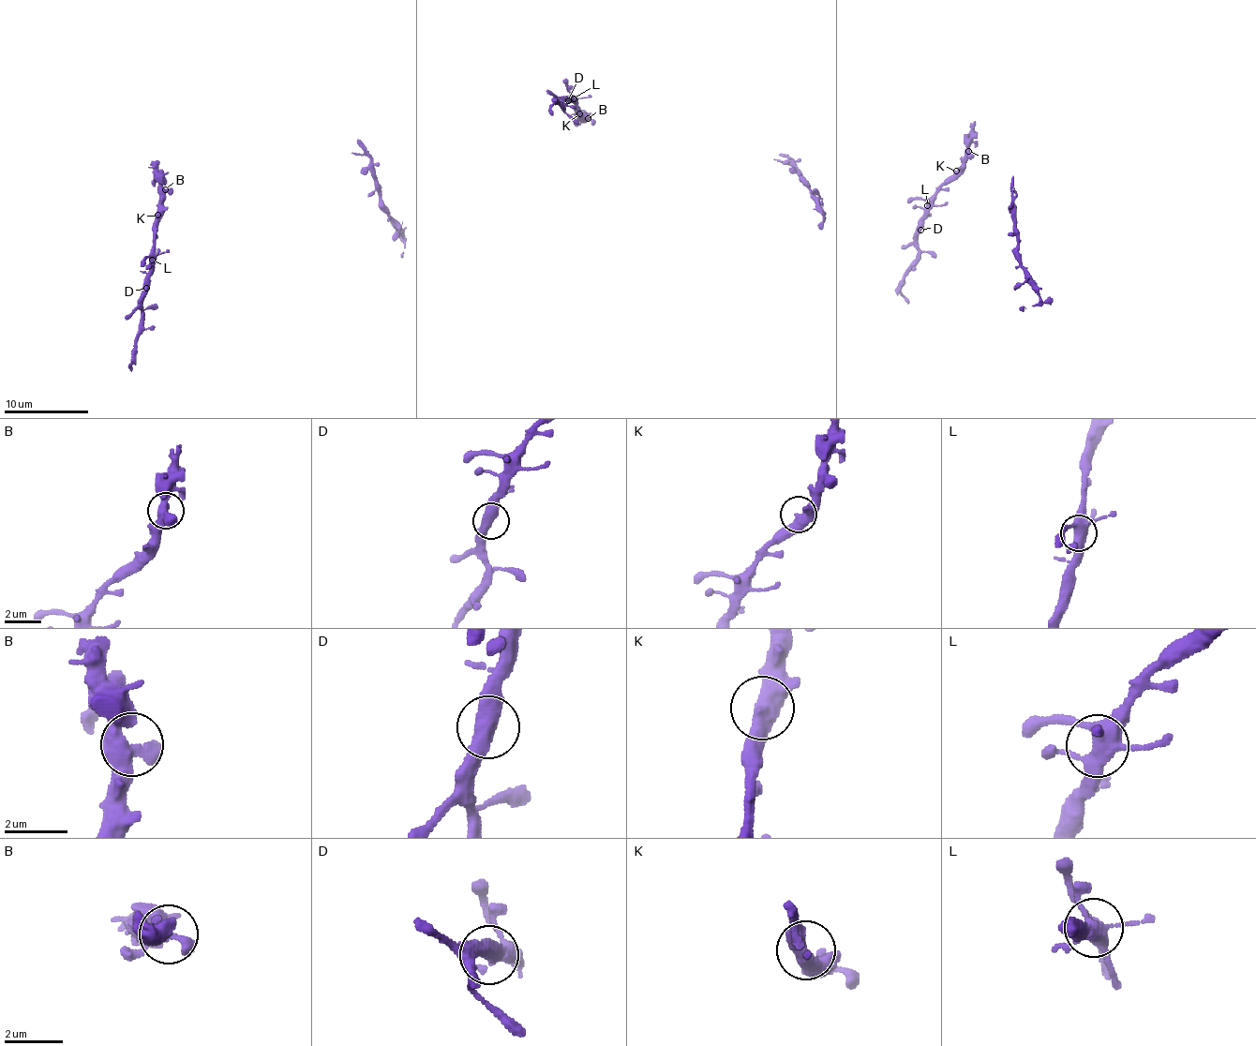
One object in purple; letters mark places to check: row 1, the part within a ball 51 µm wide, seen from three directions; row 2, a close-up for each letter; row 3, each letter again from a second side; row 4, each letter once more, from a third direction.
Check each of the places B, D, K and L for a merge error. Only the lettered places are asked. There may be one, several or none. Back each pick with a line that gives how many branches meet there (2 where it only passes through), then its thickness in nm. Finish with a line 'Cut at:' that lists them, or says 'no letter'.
Cut at: no letter

